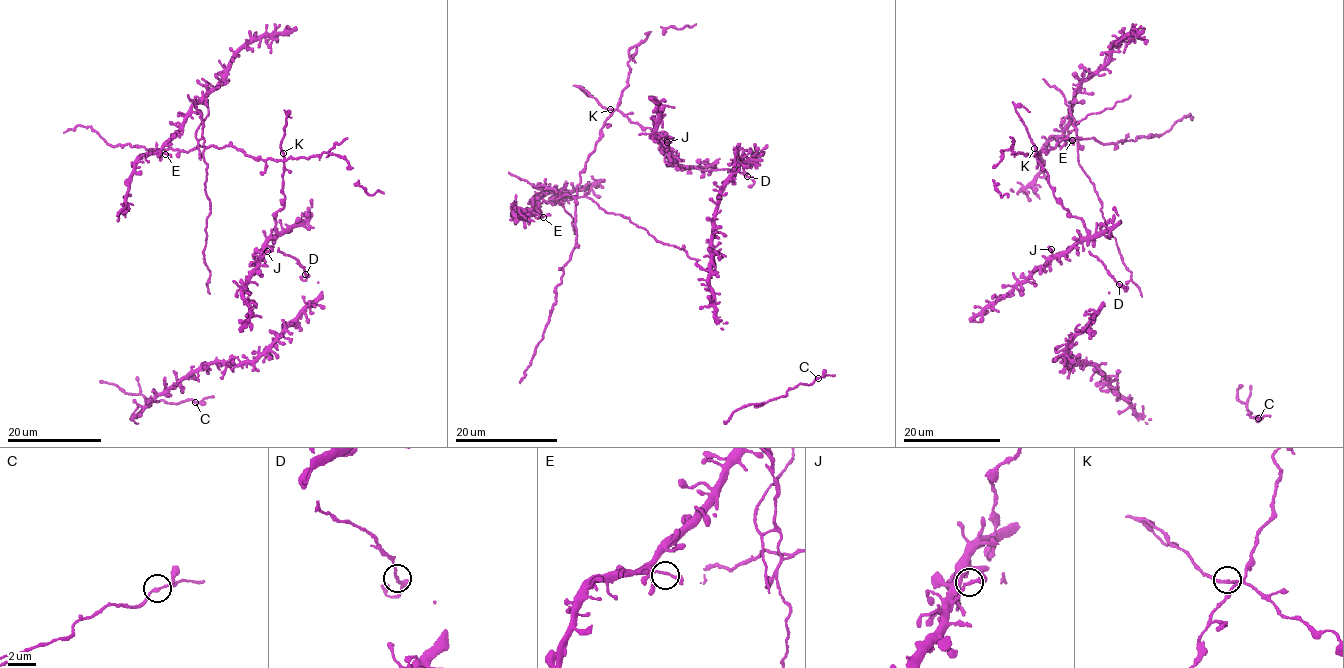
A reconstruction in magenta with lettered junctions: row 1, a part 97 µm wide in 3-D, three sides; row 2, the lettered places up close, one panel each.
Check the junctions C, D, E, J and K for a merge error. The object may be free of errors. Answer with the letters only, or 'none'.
K

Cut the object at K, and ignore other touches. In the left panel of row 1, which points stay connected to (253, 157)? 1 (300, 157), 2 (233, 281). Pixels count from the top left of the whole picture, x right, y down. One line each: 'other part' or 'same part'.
1: same part
2: other part

